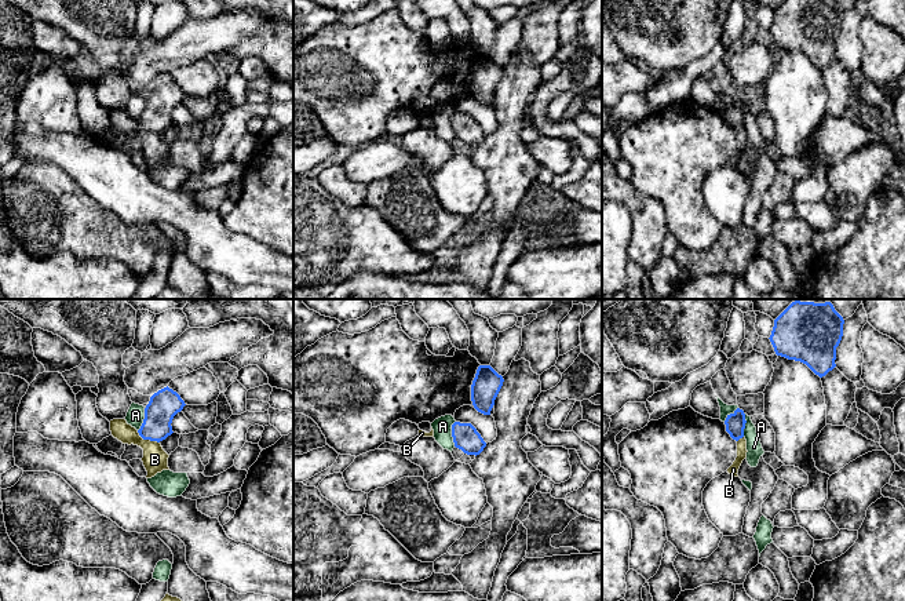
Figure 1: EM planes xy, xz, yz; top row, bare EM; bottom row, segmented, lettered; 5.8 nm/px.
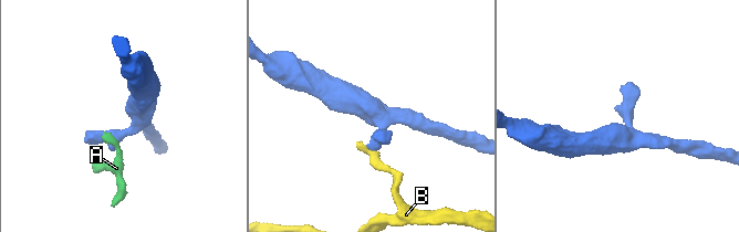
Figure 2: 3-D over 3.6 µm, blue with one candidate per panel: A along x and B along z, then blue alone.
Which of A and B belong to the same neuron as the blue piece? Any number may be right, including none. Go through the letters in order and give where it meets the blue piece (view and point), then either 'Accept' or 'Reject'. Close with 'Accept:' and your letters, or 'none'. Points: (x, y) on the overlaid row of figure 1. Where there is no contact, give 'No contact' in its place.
A: Touches blue at xz (452, 433). Reject
B: Touches blue at xy (148, 439). Reject
Accept: none

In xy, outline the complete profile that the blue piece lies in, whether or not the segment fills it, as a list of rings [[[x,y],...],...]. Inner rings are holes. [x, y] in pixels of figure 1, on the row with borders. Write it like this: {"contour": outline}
{"contour": [[[168,386],[158,390],[150,397],[149,404],[145,408],[145,419],[138,430],[143,440],[163,441],[172,431],[172,419],[185,407],[185,401],[180,396]]]}

